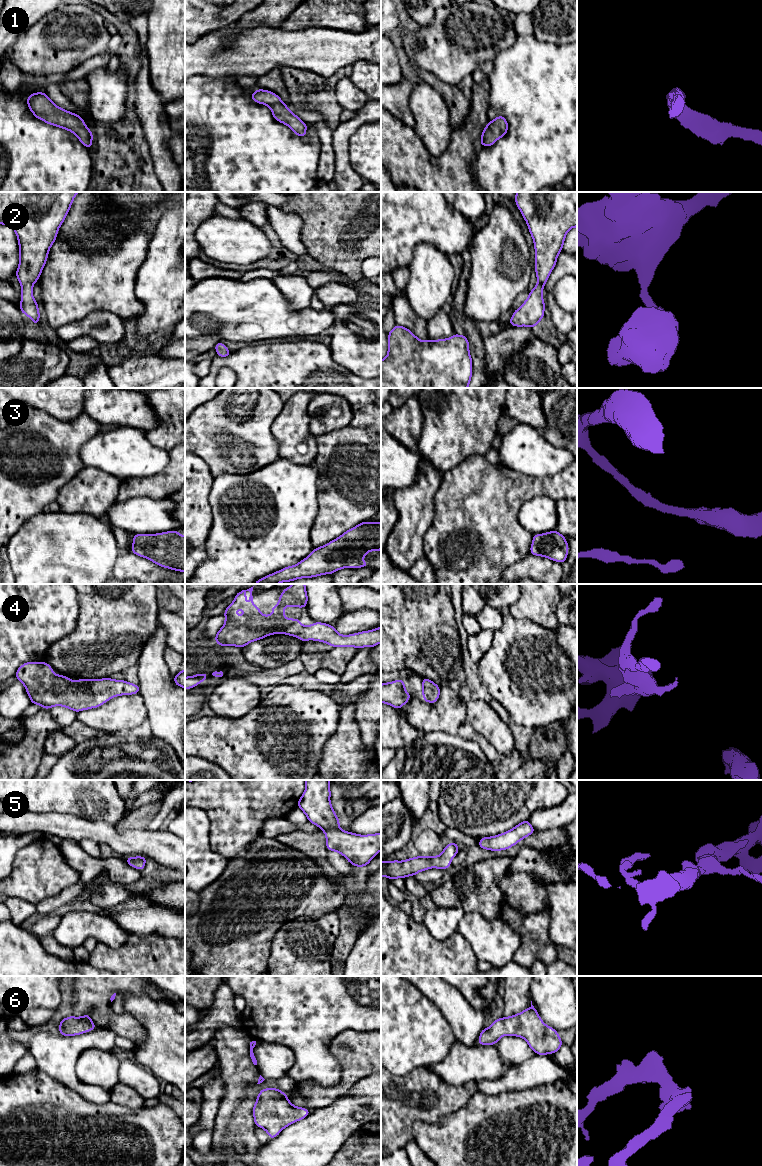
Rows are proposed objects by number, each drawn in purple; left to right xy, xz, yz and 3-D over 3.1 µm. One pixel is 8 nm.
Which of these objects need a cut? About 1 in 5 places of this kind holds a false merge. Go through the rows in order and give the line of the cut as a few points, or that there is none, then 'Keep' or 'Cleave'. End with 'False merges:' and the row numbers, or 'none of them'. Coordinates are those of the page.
1: No split. Keep
2: No split. Keep
3: No split. Keep
4: No split. Keep
5: No split. Keep
6: No split. Keep
False merges: none of them

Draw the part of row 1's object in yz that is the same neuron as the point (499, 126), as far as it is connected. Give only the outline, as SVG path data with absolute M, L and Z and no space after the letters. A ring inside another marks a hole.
M498 115L493 121L489 121L481 134L480 145L490 147L498 139L506 135L508 131L507 119Z

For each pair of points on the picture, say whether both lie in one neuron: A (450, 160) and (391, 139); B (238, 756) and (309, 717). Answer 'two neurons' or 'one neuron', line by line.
A: one neuron
B: one neuron

